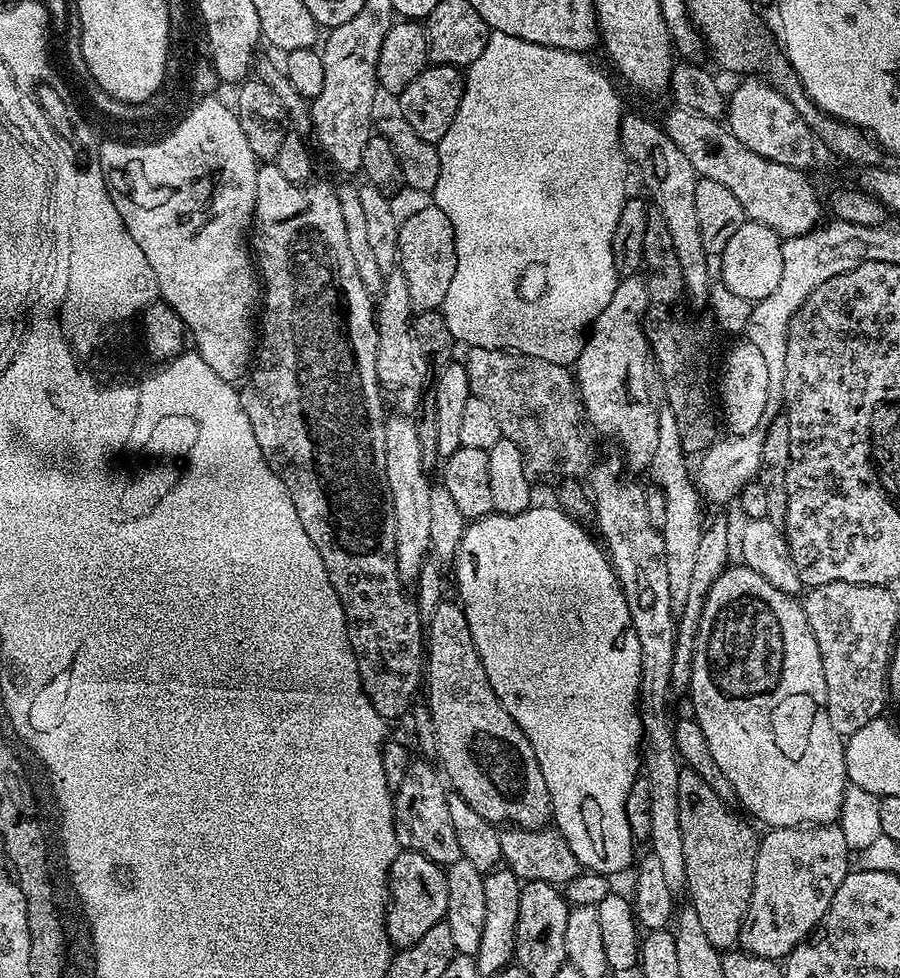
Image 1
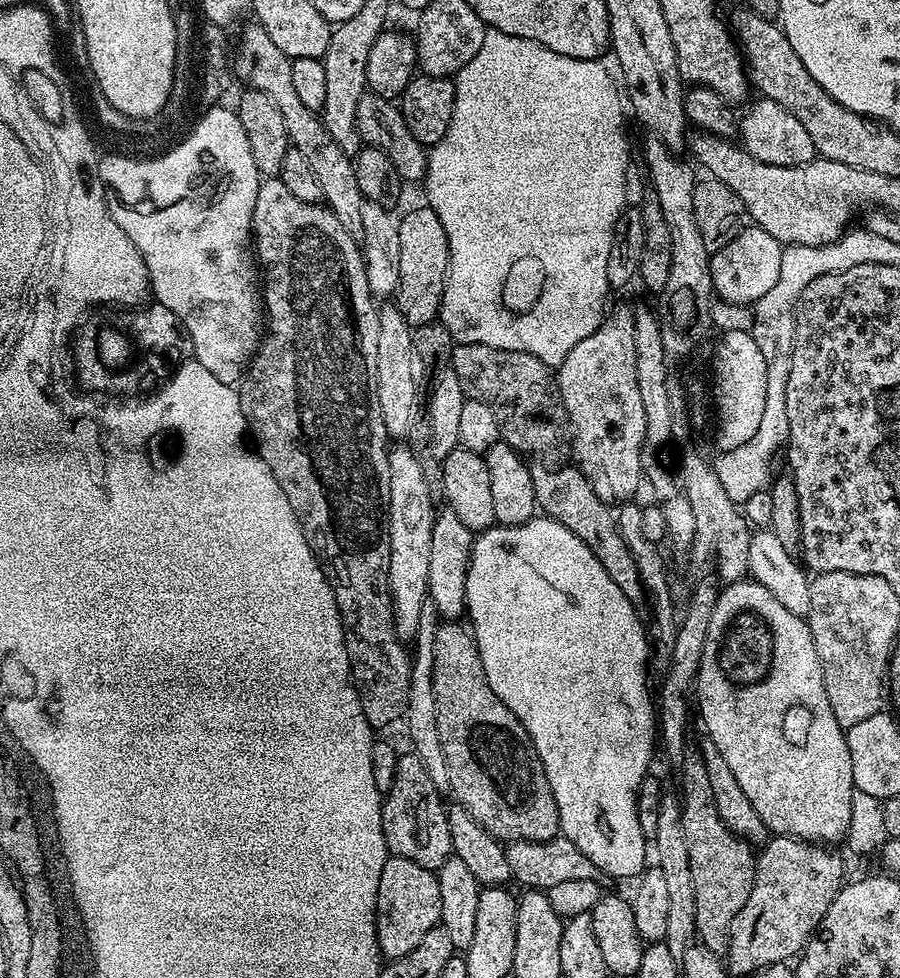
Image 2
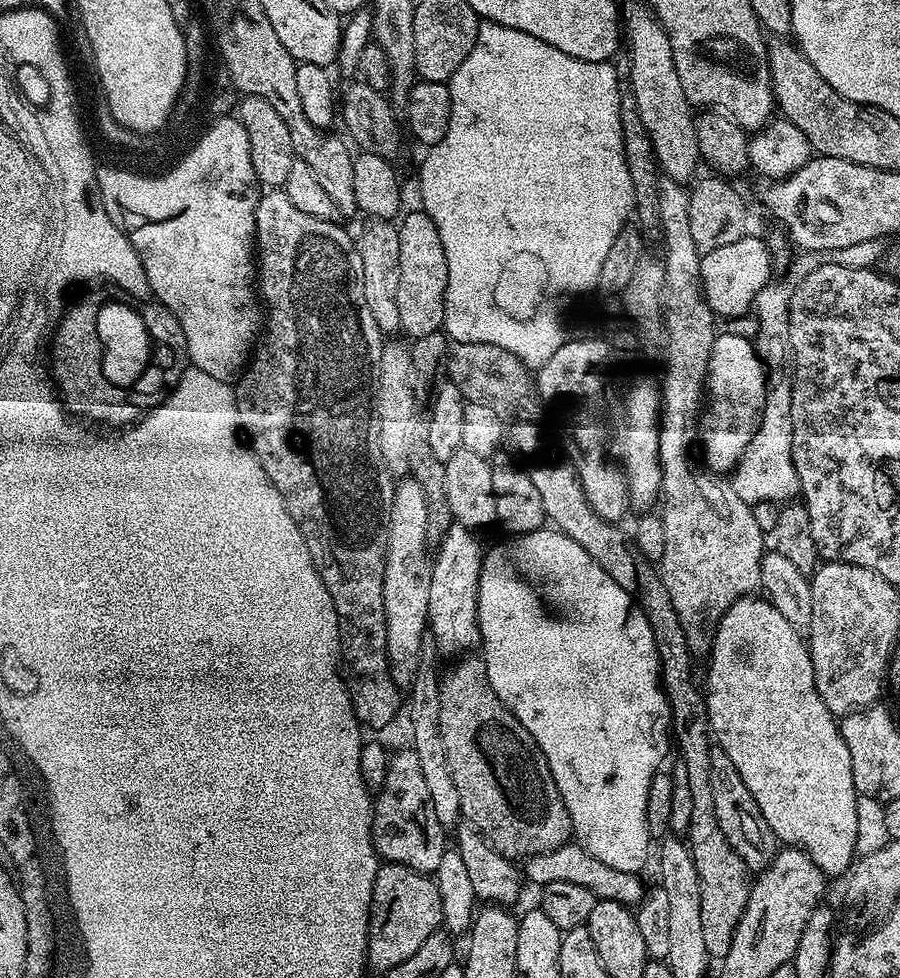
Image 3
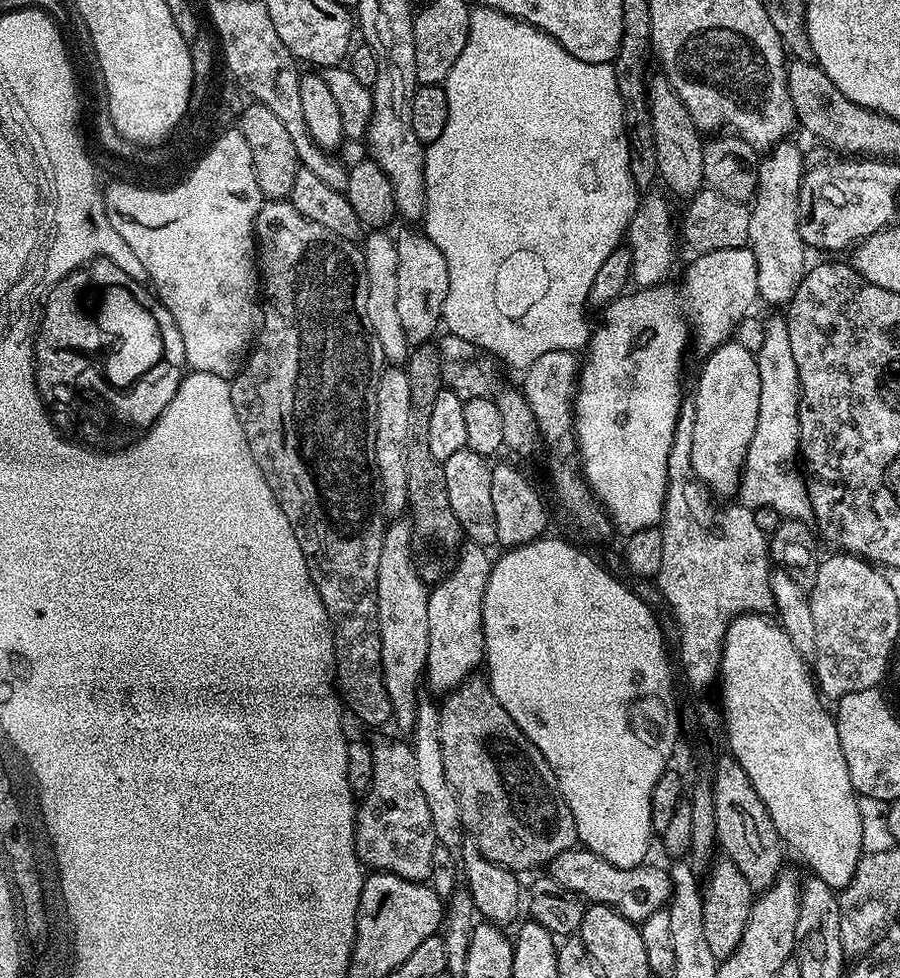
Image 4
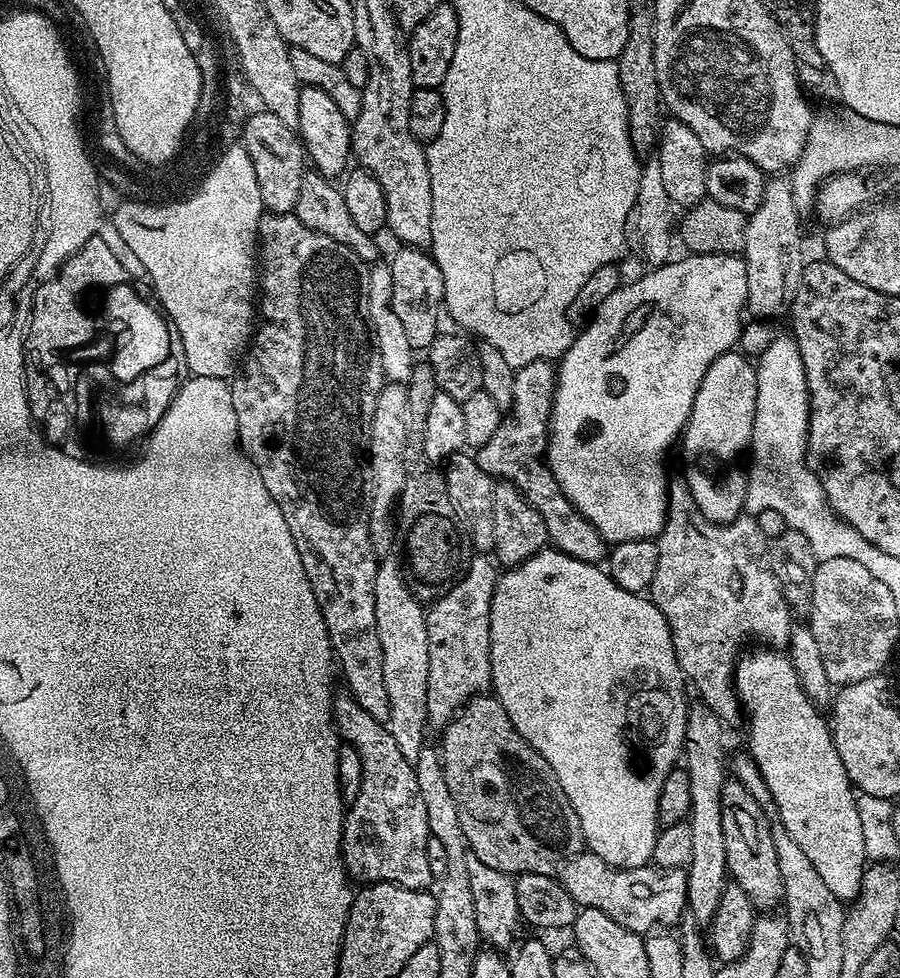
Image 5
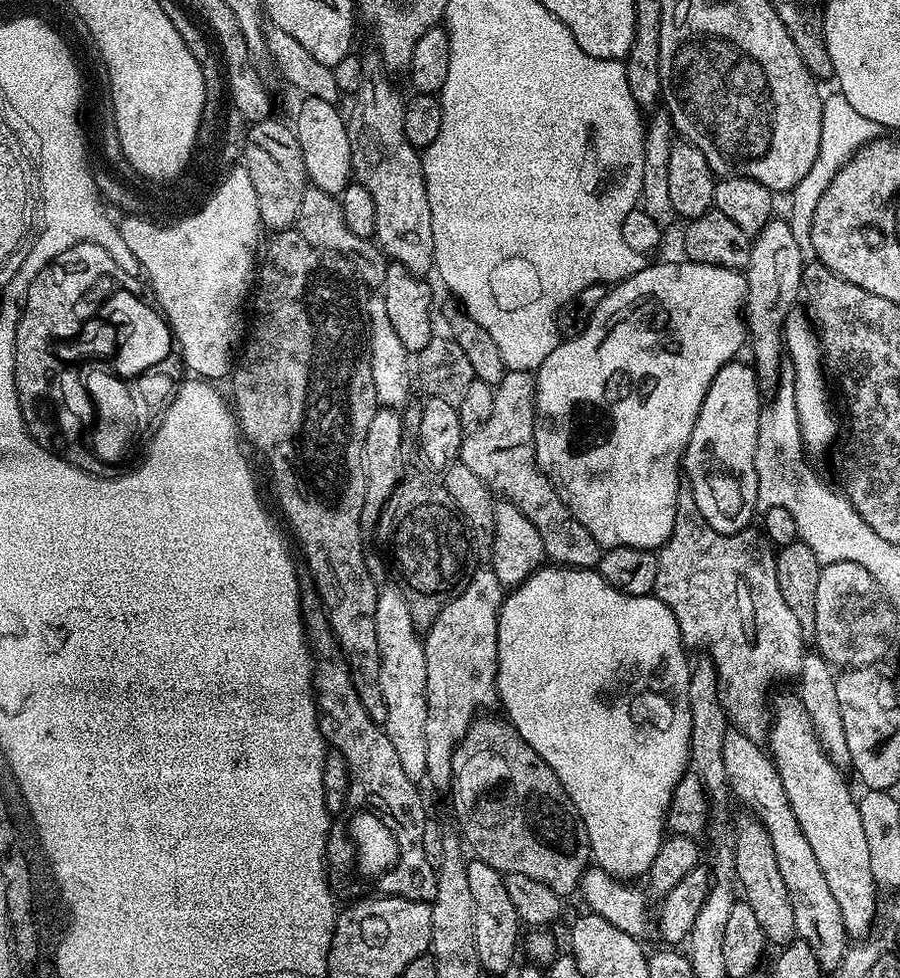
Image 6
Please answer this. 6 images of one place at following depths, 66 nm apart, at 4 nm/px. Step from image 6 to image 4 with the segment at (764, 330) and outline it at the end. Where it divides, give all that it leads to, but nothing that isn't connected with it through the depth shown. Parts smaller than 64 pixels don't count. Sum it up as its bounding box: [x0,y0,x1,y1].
[747,138,806,305]

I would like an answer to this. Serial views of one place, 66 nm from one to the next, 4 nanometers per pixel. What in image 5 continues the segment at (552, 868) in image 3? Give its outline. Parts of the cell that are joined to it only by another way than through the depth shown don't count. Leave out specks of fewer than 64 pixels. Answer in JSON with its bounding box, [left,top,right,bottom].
[558,850,688,937]

